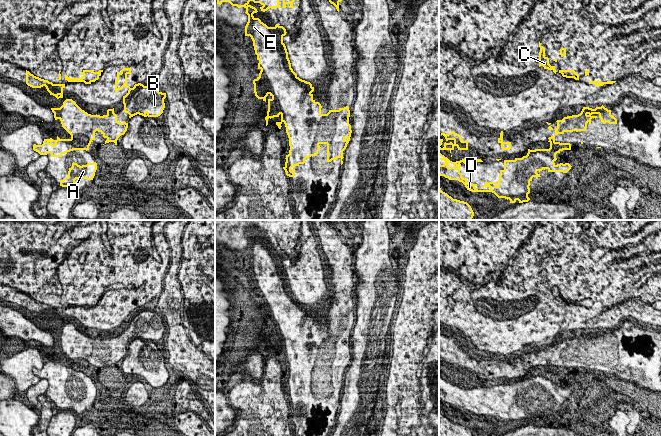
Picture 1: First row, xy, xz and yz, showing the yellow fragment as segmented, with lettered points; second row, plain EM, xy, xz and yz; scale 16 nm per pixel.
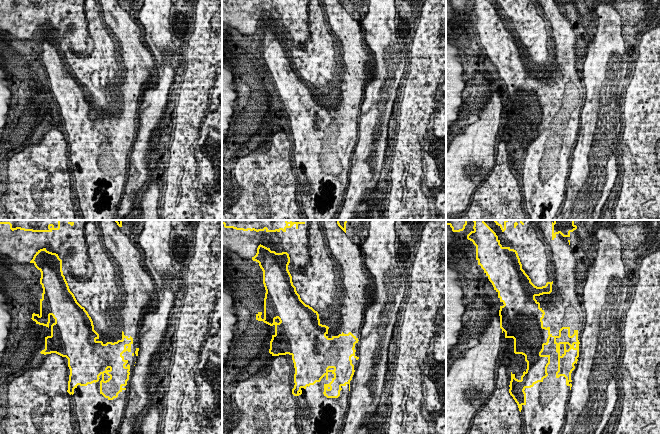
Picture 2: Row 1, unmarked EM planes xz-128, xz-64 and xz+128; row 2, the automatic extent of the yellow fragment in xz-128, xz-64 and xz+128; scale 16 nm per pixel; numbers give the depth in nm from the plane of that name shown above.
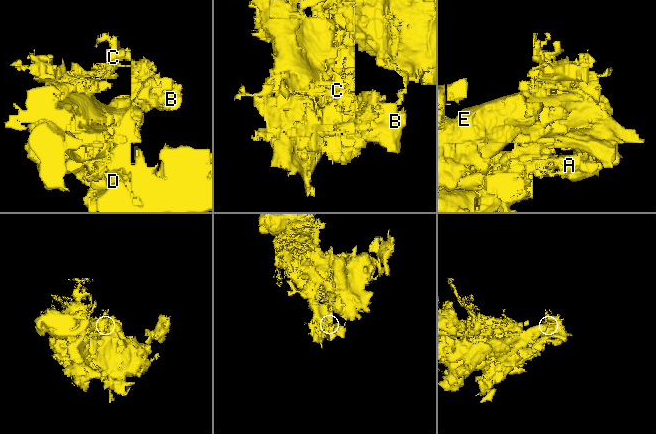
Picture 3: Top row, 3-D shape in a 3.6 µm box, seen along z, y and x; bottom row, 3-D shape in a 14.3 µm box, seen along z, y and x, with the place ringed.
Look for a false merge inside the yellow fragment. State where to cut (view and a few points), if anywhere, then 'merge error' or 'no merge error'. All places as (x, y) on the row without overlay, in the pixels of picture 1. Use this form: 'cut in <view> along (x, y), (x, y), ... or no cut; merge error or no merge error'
cut in xz along (307, 306), (311, 355), (295, 364), (290, 385); merge error

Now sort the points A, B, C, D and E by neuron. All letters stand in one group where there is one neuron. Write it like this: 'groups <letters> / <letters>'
groups A C D E / B

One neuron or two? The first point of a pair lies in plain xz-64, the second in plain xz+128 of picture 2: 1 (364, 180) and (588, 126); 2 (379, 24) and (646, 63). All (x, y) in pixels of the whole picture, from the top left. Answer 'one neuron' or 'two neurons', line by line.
1: one neuron
2: two neurons

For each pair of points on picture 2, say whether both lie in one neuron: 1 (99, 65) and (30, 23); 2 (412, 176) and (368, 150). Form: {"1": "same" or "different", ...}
{"1": "same", "2": "different"}

